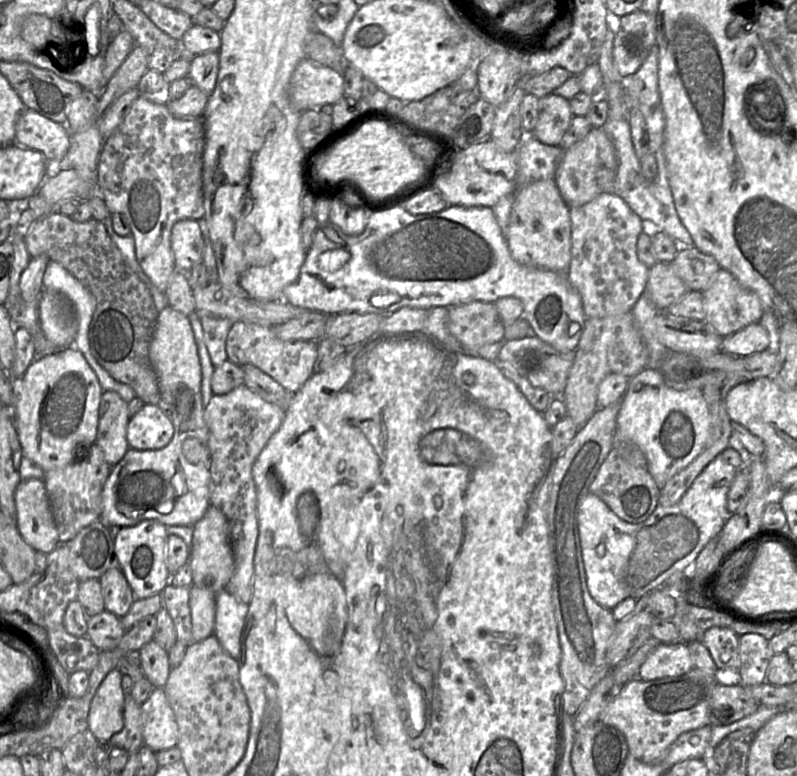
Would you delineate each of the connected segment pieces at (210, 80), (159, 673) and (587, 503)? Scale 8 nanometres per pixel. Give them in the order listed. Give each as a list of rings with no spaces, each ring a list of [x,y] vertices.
[[[219,51],[191,57],[189,79],[191,84],[210,96],[215,89],[219,72]]]
[[[151,640],[139,650],[139,653],[140,668],[144,676],[155,688],[164,687],[172,669],[169,663],[169,652]]]
[[[718,455],[693,481],[677,504],[670,507],[658,504],[652,514],[638,524],[621,520],[599,497],[589,492],[578,509],[578,531],[586,584],[592,598],[602,607],[612,610],[626,598],[637,600],[654,591],[672,574],[683,572],[693,564],[705,545],[720,533],[730,516],[728,492],[736,474],[737,469]]]

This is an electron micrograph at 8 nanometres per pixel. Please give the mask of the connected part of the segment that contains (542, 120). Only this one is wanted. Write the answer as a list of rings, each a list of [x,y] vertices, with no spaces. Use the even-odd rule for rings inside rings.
[[[549,94],[538,100],[538,121],[531,133],[541,143],[559,146],[573,115],[569,100]]]

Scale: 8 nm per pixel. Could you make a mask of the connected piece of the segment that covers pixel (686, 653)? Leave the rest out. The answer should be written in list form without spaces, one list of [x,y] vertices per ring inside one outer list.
[[[659,643],[641,665],[637,677],[643,681],[678,677],[693,667],[694,662],[687,643]]]

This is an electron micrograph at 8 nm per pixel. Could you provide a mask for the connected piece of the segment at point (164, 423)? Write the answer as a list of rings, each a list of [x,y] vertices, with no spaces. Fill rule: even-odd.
[[[144,404],[127,426],[127,441],[135,450],[161,449],[171,441],[173,434],[171,418],[158,405]]]

